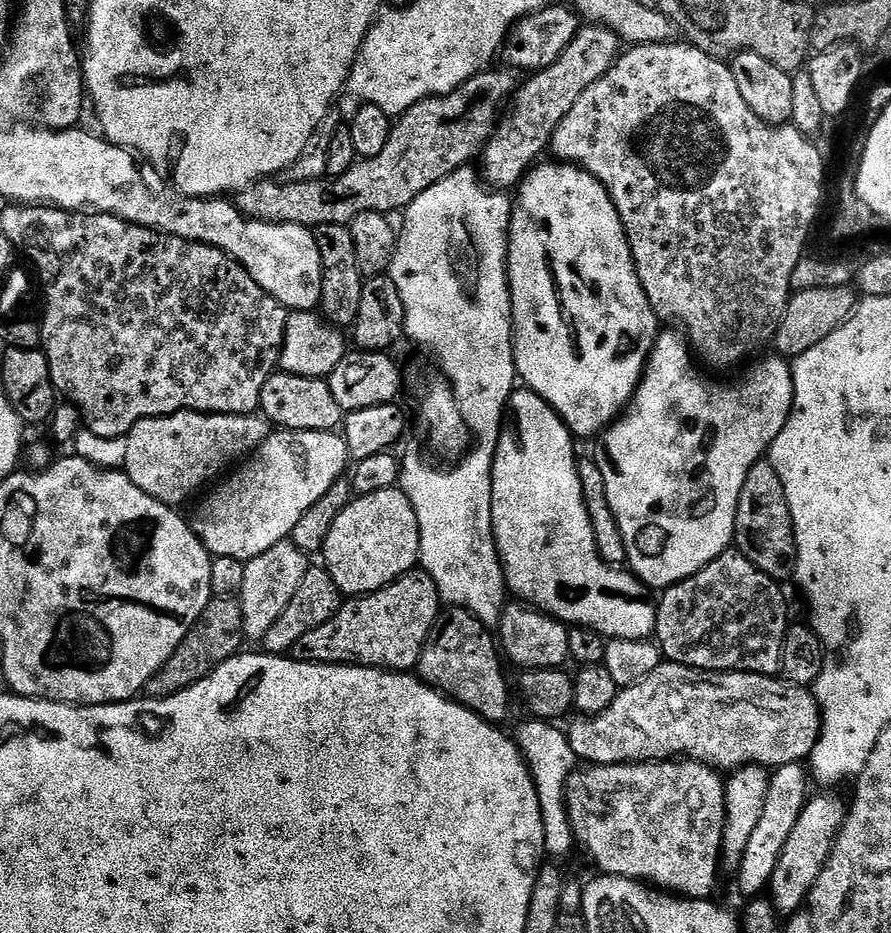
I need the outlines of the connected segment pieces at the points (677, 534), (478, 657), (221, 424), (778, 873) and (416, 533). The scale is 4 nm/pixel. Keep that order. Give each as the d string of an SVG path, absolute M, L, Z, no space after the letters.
M661 331L657 335L656 343L652 346L652 353L648 356L648 367L644 369L644 376L640 379L639 386L636 387L636 394L633 396L631 404L628 405L623 415L613 420L604 429L598 440L600 453L595 453L594 456L602 470L602 478L606 478L606 498L610 502L610 510L618 522L618 530L622 534L622 542L626 546L627 567L648 590L653 590L652 588L663 590L698 574L710 562L714 562L714 558L718 558L723 552L729 551L733 547L736 539L738 498L742 494L742 486L746 486L746 474L750 474L750 470L759 460L765 459L774 438L778 438L782 426L786 426L794 406L792 364L787 359L772 354L769 360L758 361L745 374L744 380L738 381L737 384L719 384L716 380L703 380L700 377L700 372L696 369L697 361L690 351L688 342L679 331L676 332Z
M445 607L437 618L436 624L428 631L428 637L420 655L418 676L425 684L441 692L455 704L461 704L463 708L470 709L488 724L500 726L503 725L503 720L507 718L508 711L512 708L512 700L514 704L514 696L513 693L512 696L508 693L508 680L504 677L505 665L502 663L502 652L498 647L497 637L493 633L491 636L488 632L491 632L489 625L478 622L474 614L461 608Z
M175 412L169 416L146 418L128 431L126 458L122 465L122 471L130 478L130 482L134 482L134 486L138 486L138 490L150 494L150 498L154 498L170 508L179 509L180 504L186 503L195 492L203 493L213 483L211 480L219 472L227 473L233 466L239 465L245 458L251 457L256 449L263 446L266 438L272 435L273 431L273 425L269 424L263 414L227 416L211 412Z
M824 790L819 794L821 796L813 795L800 811L798 822L794 822L794 830L771 875L768 896L773 909L782 916L795 915L807 903L819 874L829 860L836 836L848 817L848 804L842 797L835 796L835 791Z
M398 486L378 490L378 494L356 496L338 514L330 538L324 543L322 559L330 578L348 598L368 596L413 571L420 562L420 527L410 498Z

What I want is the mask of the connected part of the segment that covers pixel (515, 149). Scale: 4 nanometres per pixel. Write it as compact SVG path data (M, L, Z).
M600 24L581 26L574 42L570 42L570 46L566 46L566 50L562 50L558 62L546 66L540 72L531 73L525 79L528 81L525 84L523 81L517 87L506 111L500 117L499 124L496 125L494 134L486 142L484 149L480 151L478 171L481 181L493 190L515 189L528 175L533 165L543 157L540 155L549 151L554 130L558 130L558 122L562 122L562 118L566 118L566 114L570 114L574 102L578 102L578 98L582 98L582 94L586 94L586 90L590 90L590 86L594 86L594 82L598 82L598 78L602 78L612 69L621 51L620 37L615 36L609 28L604 28Z

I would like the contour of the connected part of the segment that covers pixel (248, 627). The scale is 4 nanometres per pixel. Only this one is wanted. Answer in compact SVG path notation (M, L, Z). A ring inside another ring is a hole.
M287 539L278 542L278 546L270 546L266 554L256 556L245 563L246 578L242 582L238 599L242 606L244 635L249 641L260 642L266 634L270 634L270 626L278 622L282 610L290 606L290 598L294 598L302 578L306 578L310 567L308 560L310 560L309 553L298 550L298 546L294 546L291 539Z

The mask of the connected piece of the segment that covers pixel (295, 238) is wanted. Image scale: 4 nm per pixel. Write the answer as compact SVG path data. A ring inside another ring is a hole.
M245 219L244 232L238 238L229 237L227 243L240 261L248 266L250 278L266 290L283 308L292 312L311 312L319 309L322 298L322 258L318 254L318 242L315 231L297 224L267 224L261 220Z

